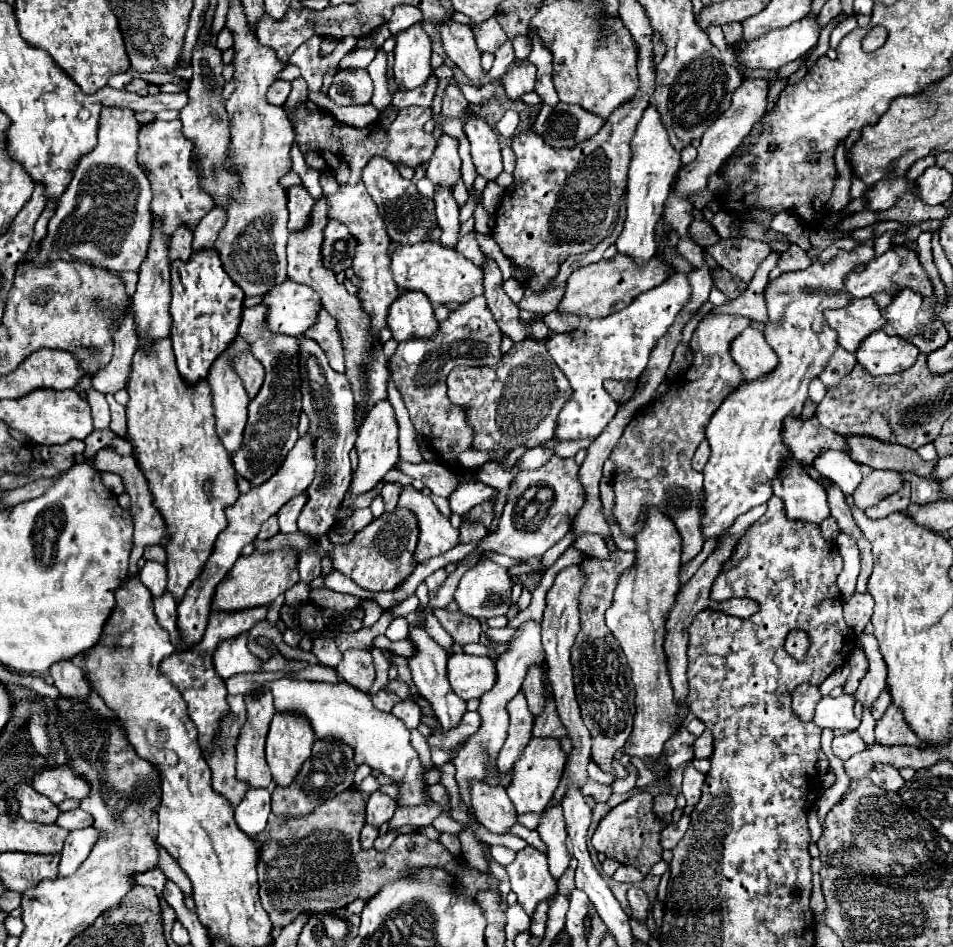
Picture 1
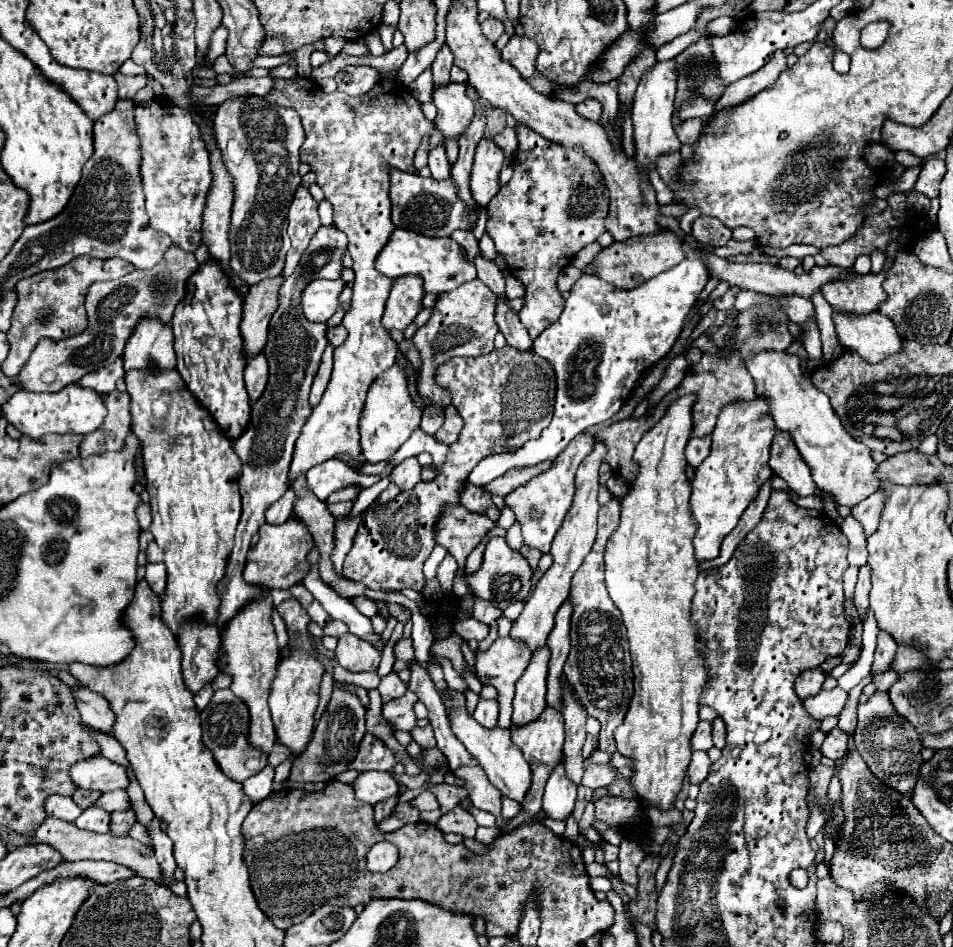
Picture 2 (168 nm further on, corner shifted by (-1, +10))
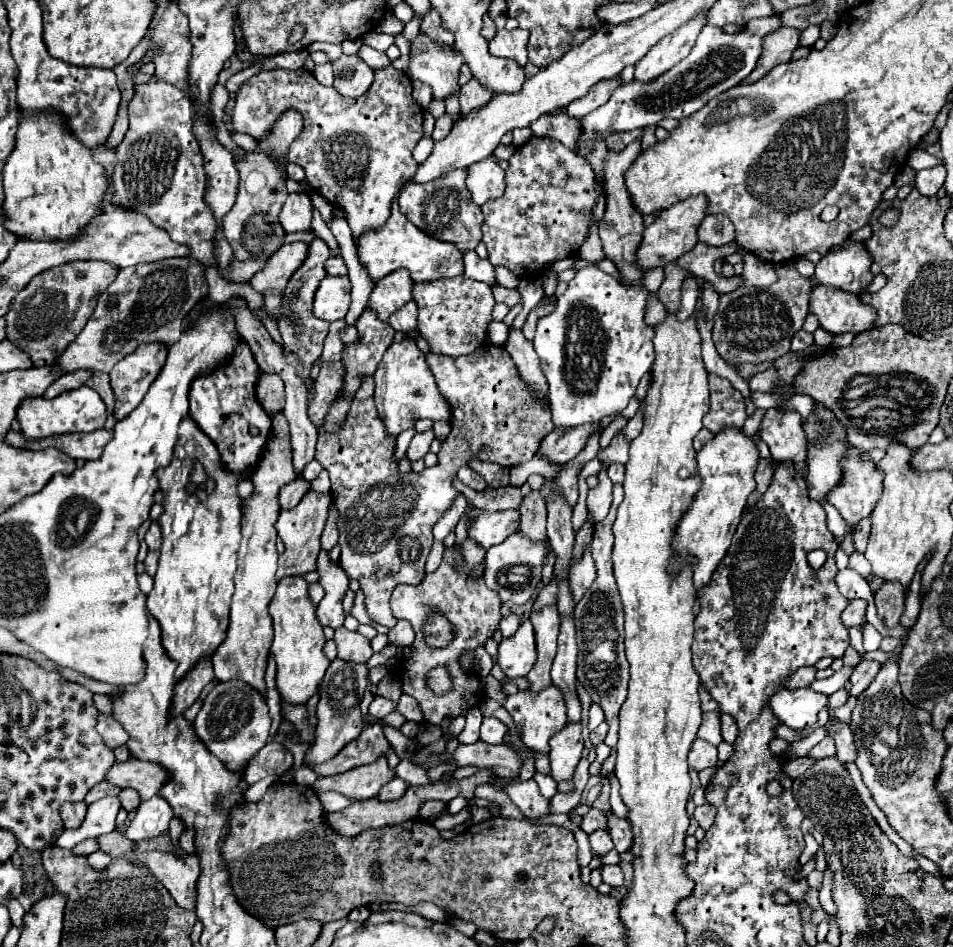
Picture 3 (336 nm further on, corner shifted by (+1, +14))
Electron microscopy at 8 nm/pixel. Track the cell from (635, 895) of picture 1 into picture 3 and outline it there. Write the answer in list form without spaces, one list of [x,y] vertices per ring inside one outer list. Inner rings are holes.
[[[612,812],[608,820],[608,834],[612,836],[612,842],[618,854],[628,852],[632,848],[632,824],[628,820],[616,818]]]

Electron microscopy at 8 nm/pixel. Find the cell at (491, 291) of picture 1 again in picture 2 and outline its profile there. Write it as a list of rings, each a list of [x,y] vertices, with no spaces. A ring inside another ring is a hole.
[[[496,300],[496,306],[498,306],[496,324],[506,338],[506,344],[520,350],[520,352],[530,350],[532,348],[532,338],[528,336],[528,330],[518,320],[518,314],[508,308],[506,300]]]

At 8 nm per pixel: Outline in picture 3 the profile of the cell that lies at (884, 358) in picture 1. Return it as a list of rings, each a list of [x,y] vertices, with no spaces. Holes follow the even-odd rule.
[[[814,288],[810,294],[810,312],[818,316],[820,326],[830,334],[862,334],[876,326],[876,310],[858,296],[846,296],[836,288]]]

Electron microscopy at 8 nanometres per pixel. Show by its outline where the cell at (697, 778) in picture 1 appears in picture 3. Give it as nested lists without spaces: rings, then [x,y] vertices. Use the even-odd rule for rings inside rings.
[[[696,738],[692,744],[692,750],[688,754],[688,766],[696,772],[706,770],[706,768],[714,768],[718,764],[718,752],[716,746],[706,744],[704,740]]]

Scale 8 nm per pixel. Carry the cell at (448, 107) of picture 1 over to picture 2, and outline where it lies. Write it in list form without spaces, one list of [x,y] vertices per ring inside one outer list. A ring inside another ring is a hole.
[[[444,44],[438,54],[436,54],[436,60],[432,64],[432,76],[434,76],[434,82],[436,84],[446,84],[450,82],[450,68],[452,68],[452,52],[450,48]]]

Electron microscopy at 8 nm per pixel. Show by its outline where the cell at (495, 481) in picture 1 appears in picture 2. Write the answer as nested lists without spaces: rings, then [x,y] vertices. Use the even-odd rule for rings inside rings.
[[[495,537],[490,538],[490,542],[486,544],[482,568],[476,574],[466,576],[466,580],[468,580],[468,588],[474,596],[490,600],[496,608],[506,610],[514,602],[526,602],[526,598],[530,596],[532,568],[528,564],[528,560],[518,550],[512,550],[506,544],[505,537]]]

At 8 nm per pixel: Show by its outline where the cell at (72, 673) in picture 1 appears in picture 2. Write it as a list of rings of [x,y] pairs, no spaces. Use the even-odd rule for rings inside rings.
[[[84,686],[78,690],[72,690],[72,692],[74,692],[76,704],[78,704],[78,712],[80,712],[82,722],[102,734],[110,734],[112,726],[116,722],[116,714],[108,706],[108,702],[100,694],[96,694]]]

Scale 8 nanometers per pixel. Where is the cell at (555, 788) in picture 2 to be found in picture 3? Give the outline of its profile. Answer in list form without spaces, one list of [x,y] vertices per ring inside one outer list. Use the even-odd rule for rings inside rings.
[[[566,724],[566,728],[550,738],[550,776],[556,782],[572,780],[574,770],[582,758],[580,724]]]

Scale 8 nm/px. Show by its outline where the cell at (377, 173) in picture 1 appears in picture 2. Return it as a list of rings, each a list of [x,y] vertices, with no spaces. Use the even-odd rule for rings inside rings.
[[[392,170],[390,174],[390,200],[392,200],[392,222],[398,228],[414,230],[424,236],[444,238],[454,230],[472,230],[478,220],[478,208],[468,208],[458,198],[458,188],[452,178],[448,180],[432,180],[422,178],[420,174],[408,174],[400,170]]]

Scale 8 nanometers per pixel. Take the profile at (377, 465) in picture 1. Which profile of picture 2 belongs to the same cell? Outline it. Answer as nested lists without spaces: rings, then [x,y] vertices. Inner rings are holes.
[[[394,364],[384,370],[370,386],[368,398],[360,416],[360,446],[370,464],[388,460],[420,426],[424,406],[416,406],[408,392],[408,372],[404,366]]]

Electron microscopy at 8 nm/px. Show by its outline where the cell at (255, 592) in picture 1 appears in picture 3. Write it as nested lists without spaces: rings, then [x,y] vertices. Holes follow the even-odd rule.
[[[308,490],[296,508],[280,510],[276,530],[278,530],[278,536],[282,538],[286,550],[280,556],[276,580],[282,580],[286,576],[302,576],[302,574],[314,570],[316,556],[320,552],[320,536],[322,536],[322,530],[324,530],[324,524],[328,518],[328,504],[330,502],[332,502],[330,496],[316,494],[314,490]]]

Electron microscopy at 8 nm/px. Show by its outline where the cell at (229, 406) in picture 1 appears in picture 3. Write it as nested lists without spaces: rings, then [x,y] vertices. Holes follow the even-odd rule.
[[[306,242],[284,244],[278,252],[274,252],[266,266],[250,278],[250,286],[260,294],[268,290],[284,290],[286,280],[294,274],[294,268],[302,264],[302,256],[306,256]]]

